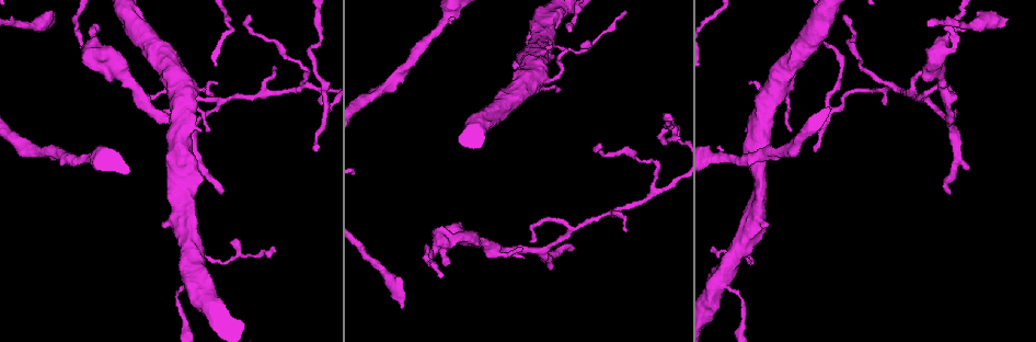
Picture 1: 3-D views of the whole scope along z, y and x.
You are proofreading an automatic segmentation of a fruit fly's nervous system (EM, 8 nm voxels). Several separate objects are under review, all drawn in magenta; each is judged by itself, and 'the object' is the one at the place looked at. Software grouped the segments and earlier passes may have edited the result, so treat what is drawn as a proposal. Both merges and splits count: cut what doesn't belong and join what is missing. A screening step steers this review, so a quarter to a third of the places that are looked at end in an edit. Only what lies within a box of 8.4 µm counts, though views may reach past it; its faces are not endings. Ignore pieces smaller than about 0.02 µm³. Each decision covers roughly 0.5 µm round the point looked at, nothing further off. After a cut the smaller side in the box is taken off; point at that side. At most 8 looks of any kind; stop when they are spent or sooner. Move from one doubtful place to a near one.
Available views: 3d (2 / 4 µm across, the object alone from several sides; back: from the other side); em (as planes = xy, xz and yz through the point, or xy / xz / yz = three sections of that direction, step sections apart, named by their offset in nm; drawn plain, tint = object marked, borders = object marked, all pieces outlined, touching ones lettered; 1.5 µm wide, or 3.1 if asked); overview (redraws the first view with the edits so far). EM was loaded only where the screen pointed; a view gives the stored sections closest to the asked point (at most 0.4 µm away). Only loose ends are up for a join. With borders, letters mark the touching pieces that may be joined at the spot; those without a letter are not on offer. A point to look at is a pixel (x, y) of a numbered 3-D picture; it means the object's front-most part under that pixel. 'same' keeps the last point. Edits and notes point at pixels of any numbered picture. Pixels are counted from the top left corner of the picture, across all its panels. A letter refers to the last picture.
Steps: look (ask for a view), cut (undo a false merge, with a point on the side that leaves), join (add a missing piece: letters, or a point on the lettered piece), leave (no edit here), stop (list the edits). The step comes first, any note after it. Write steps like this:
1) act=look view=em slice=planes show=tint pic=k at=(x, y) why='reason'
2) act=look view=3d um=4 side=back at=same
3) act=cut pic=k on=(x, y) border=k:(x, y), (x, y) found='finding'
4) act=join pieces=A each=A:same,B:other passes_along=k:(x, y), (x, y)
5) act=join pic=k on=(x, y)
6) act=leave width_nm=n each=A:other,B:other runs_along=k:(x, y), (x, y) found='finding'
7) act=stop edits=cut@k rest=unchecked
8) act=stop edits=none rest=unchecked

act=look view=3d um=2 pic=1 at=(402, 309) why='free end'

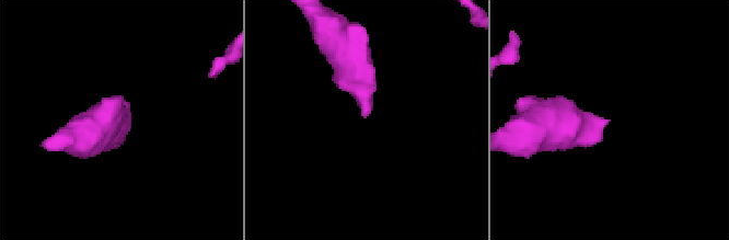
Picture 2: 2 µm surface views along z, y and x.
act=look view=em slice=xy step=4 show=tint pic=2 at=(610, 121)

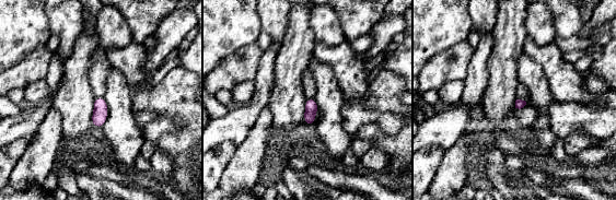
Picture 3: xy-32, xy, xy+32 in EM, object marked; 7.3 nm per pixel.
act=look view=em slice=planes show=borders at=same why='another direction'

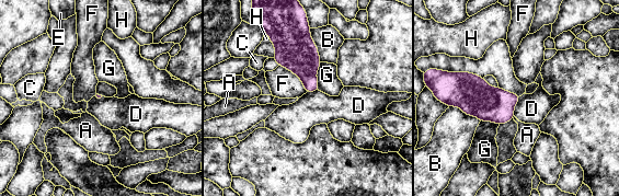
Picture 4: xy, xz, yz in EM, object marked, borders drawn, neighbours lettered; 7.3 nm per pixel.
act=leave longest_contact=F:300nm each=A:other,B:other,C:other,D:other,E:other,F:other,G:other,H:other found='none of them fits'

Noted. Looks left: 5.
act=look view=em slice=planes show=borders pic=1 at=(449, 14)

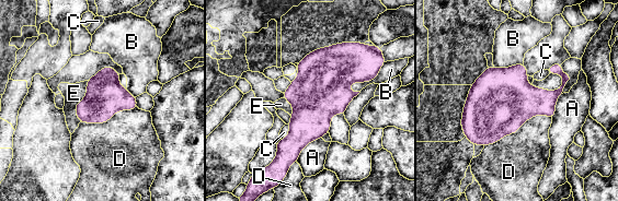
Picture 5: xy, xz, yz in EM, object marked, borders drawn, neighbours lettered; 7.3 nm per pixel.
act=leave longest_contact=D:550nm each=A:other,B:other,C:other,D:other,E:other found='one cell here'

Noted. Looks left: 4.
act=look view=3d um=4 pic=1 at=(567, 50) why='branch stops here'

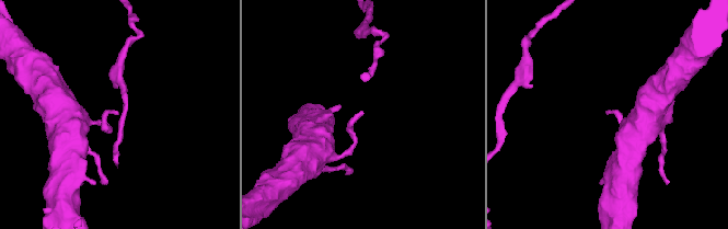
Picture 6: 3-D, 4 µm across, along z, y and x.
act=look view=em slice=planes show=borders pic=6 at=(363, 113)

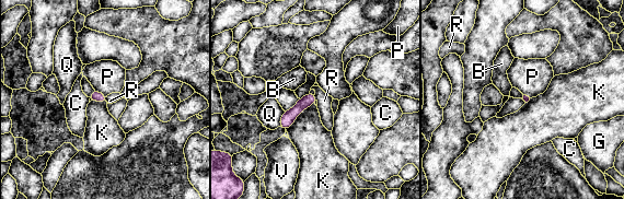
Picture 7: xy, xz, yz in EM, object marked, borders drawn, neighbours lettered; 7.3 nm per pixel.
act=leave each=B:other,C:other,G:other,K:other,P:other,Q:other,R:other,V:other runs_along=7:(313, 97), (304, 102), (282, 125) found='no lettered piece goes on from it'

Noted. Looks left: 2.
act=stop edits=none rest=unchecked

